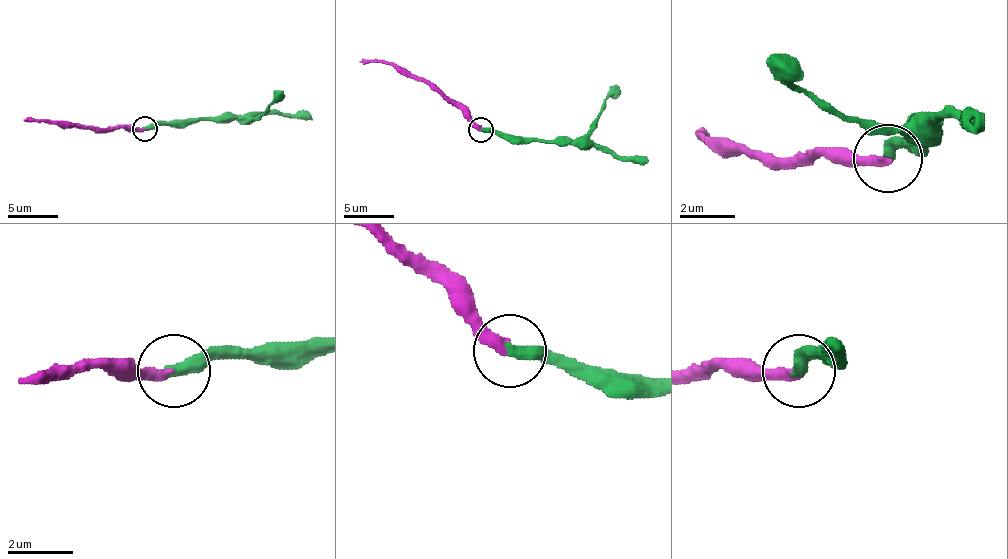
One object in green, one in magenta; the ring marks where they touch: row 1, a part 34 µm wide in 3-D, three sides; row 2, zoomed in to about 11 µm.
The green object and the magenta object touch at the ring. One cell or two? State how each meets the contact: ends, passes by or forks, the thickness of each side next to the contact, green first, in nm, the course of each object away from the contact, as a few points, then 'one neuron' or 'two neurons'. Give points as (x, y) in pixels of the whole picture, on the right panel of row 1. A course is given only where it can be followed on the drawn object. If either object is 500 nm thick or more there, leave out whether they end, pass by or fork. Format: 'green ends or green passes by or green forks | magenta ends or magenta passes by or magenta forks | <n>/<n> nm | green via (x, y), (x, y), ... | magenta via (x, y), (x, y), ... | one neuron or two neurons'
green ends | magenta ends | 400/360 nm | green via (889, 156), (930, 115), (965, 122), (978, 136) | magenta via (889, 156), (738, 156), (704, 136) | one neuron

